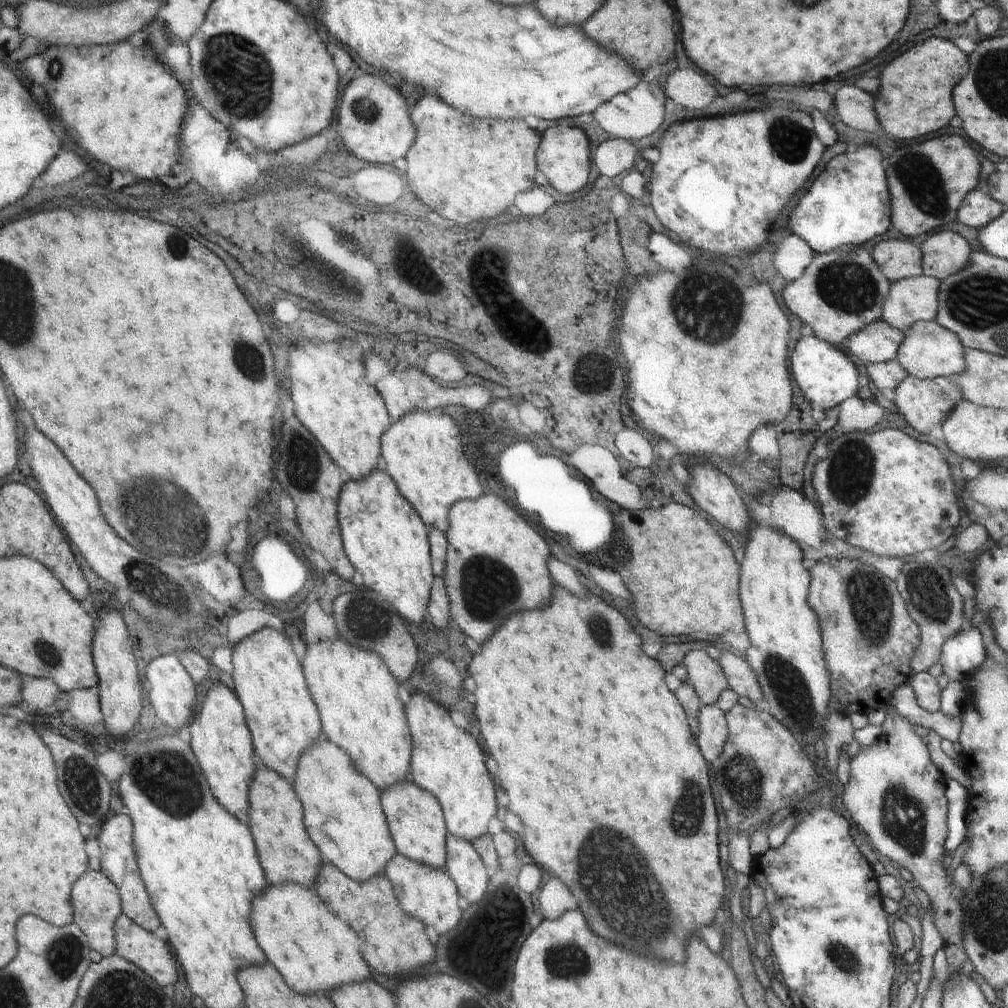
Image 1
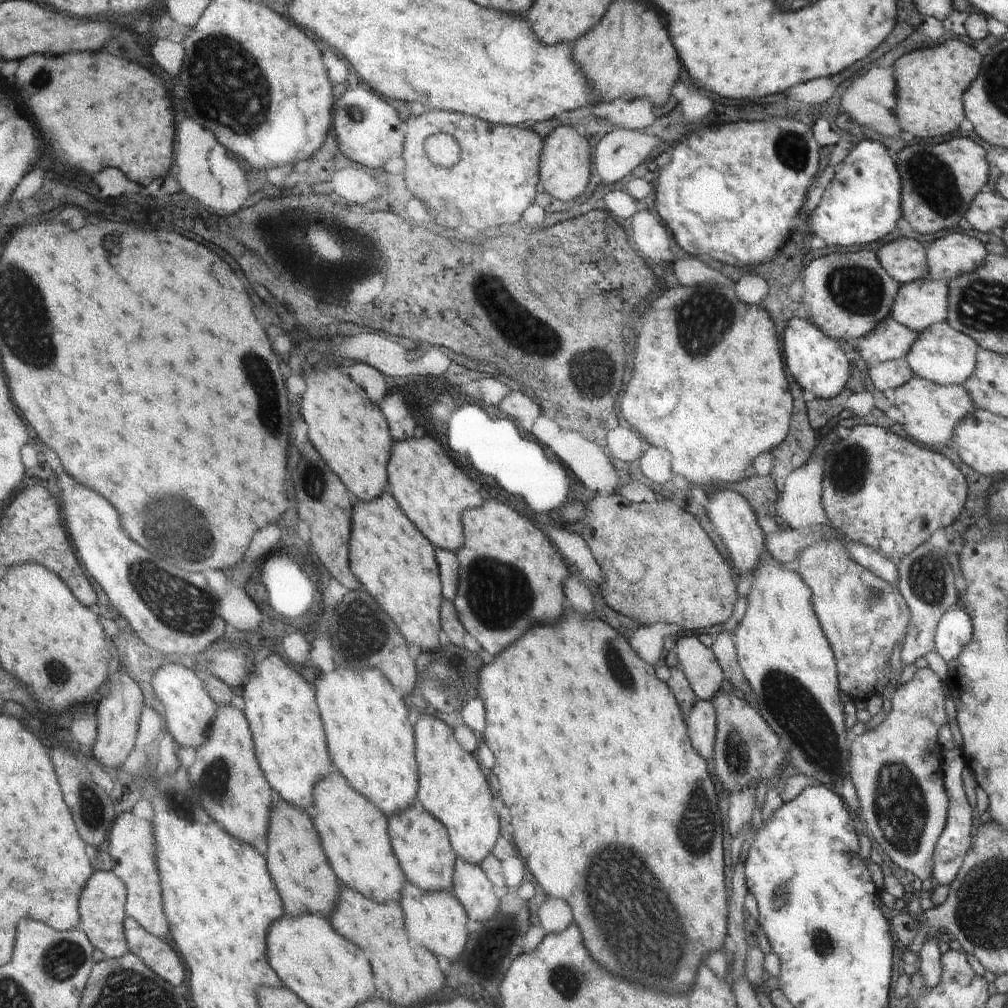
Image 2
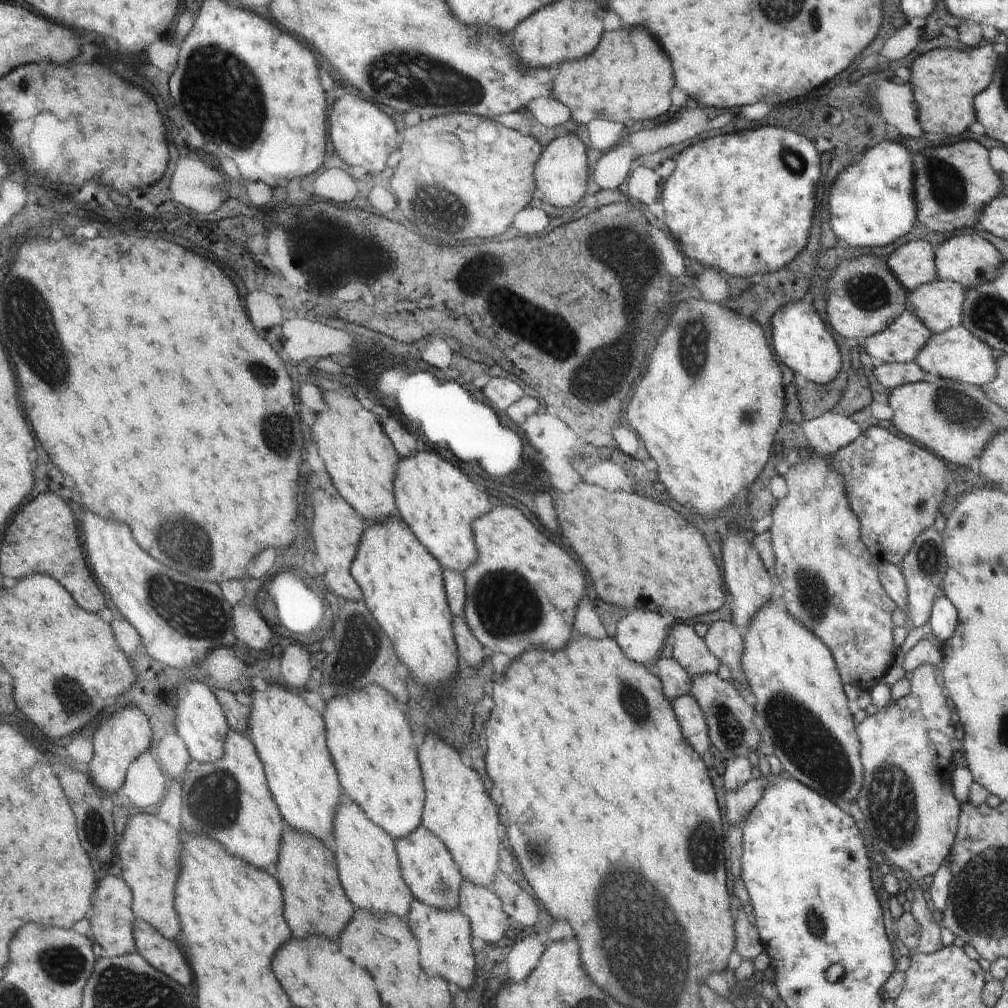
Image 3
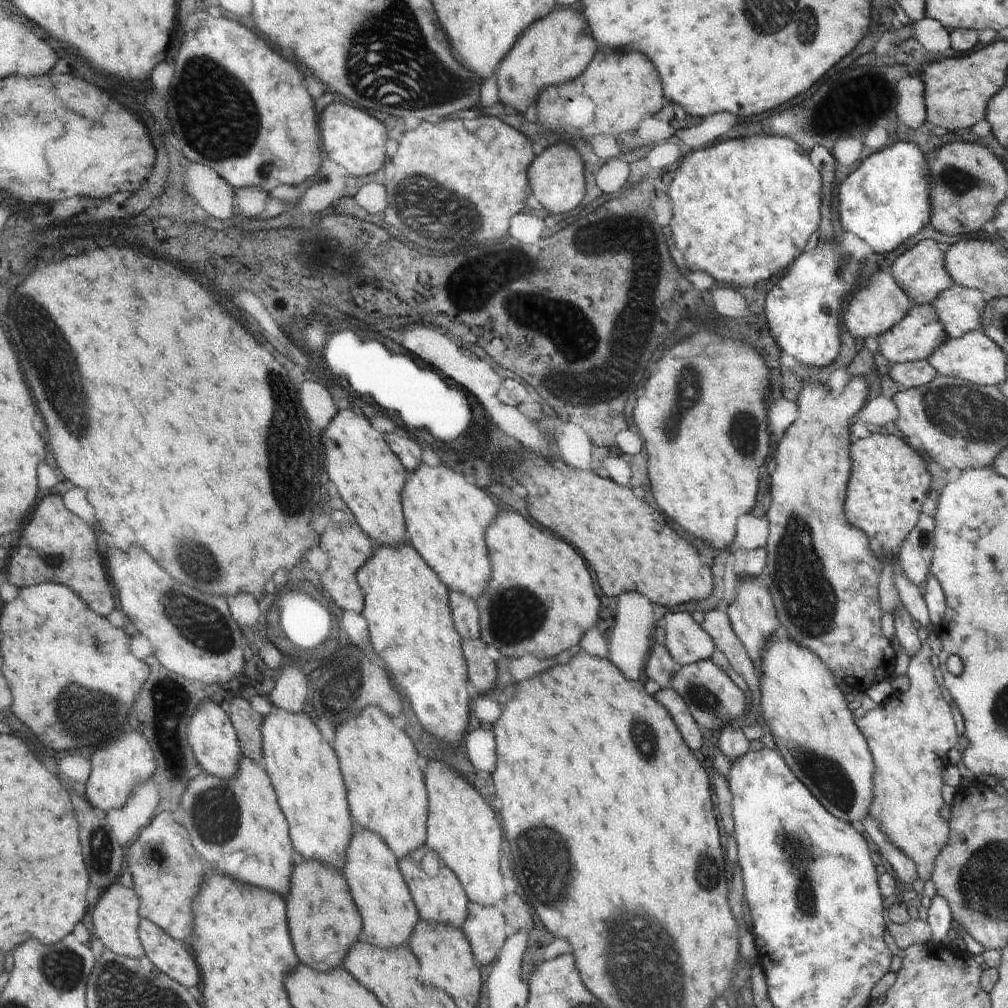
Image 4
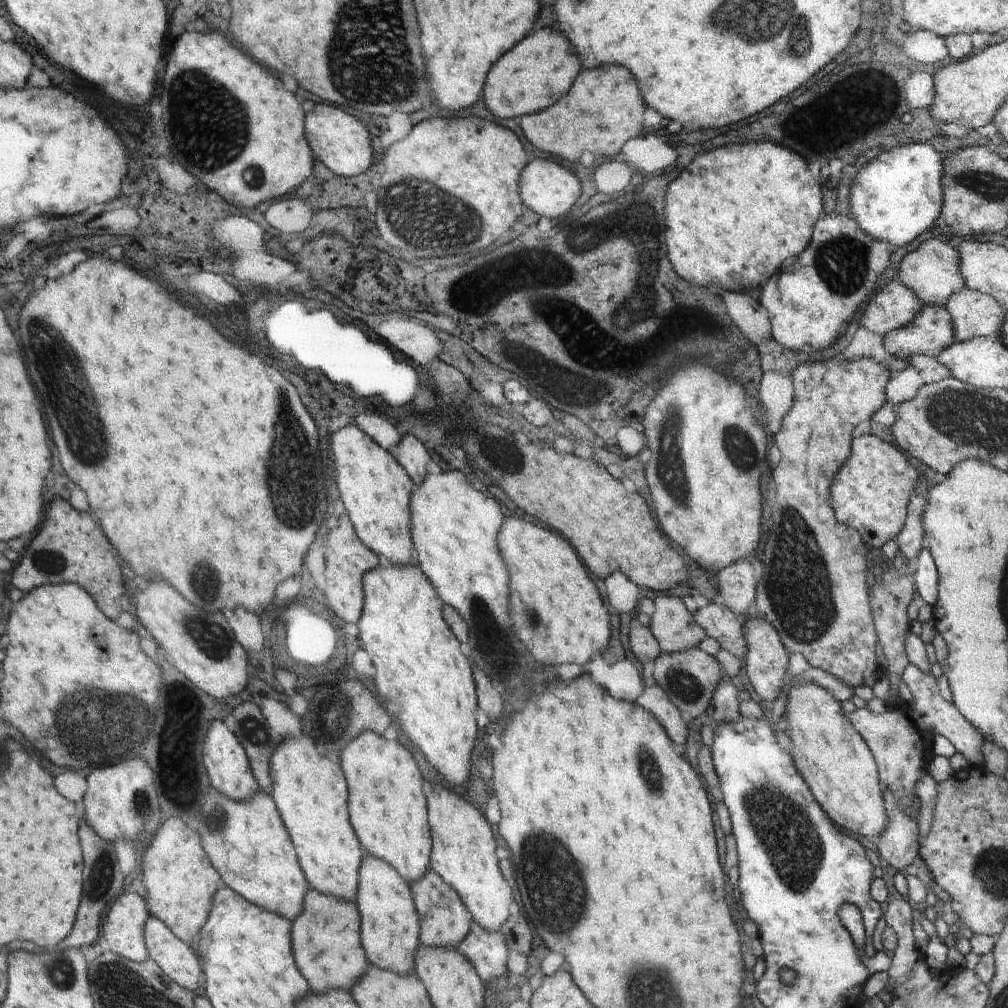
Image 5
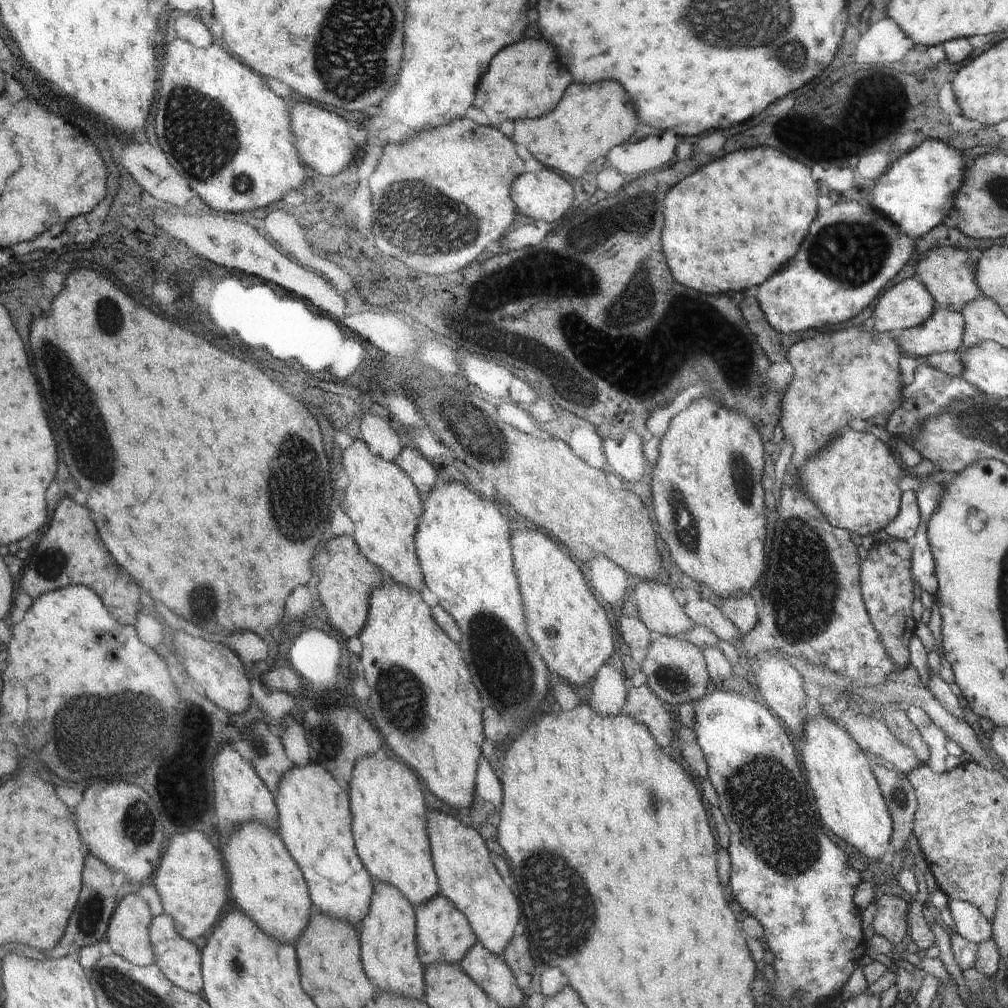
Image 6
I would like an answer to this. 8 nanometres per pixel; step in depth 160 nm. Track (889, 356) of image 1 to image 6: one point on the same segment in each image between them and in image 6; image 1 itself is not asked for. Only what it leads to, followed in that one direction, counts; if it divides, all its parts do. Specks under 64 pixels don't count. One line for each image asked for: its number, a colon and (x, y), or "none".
2: (891, 340)
3: (903, 340)
4: (918, 336)
5: (932, 331)
6: (944, 332)

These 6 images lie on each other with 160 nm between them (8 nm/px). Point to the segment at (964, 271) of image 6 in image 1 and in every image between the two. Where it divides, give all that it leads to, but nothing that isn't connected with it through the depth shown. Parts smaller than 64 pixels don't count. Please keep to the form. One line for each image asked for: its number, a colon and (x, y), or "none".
1: (897, 260)
2: (904, 259)
3: (912, 263)
4: (920, 271)
5: (932, 270)

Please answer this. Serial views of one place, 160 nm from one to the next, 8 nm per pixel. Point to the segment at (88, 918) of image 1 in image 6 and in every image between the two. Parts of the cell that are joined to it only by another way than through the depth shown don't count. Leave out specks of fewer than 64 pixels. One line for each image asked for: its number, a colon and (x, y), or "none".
2: (104, 912)
3: (113, 922)
4: (117, 922)
5: (124, 933)
6: (130, 931)

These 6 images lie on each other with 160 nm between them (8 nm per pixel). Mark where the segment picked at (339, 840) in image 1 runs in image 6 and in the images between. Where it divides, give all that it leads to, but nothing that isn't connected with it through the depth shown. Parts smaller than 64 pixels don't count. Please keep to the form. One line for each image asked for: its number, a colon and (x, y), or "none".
2: (356, 833)
3: (367, 855)
4: (387, 908)
5: (391, 932)
6: (389, 937)

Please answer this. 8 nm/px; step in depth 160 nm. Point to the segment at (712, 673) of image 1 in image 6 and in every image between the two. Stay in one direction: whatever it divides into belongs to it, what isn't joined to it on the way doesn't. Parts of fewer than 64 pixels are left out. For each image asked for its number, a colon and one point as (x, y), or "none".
2: (698, 662)
3: (691, 652)
4: (687, 642)
5: (675, 628)
6: (658, 609)

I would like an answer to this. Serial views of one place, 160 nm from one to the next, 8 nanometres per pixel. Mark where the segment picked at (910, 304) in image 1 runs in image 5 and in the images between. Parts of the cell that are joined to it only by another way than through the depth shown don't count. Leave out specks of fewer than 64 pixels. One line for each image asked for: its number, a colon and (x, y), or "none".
2: (919, 304)
3: (939, 304)
4: (961, 308)
5: (975, 314)

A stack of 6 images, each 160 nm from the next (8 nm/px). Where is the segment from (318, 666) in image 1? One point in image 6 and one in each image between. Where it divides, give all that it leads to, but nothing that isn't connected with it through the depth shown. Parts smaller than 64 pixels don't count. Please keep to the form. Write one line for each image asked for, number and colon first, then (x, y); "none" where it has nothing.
2: (371, 741)
3: (370, 741)
4: (387, 794)
5: (387, 806)
6: (389, 828)

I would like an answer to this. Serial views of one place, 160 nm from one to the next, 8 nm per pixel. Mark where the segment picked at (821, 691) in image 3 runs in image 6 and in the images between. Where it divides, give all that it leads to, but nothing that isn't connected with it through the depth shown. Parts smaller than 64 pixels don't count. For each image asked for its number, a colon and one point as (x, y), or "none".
4: (813, 729)
5: (832, 756)
6: (850, 799)

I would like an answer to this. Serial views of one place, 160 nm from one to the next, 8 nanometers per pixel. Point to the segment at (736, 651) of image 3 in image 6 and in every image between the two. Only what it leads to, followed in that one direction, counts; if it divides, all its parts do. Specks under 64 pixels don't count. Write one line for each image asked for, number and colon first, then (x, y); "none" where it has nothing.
4: (716, 623)
5: (719, 622)
6: (702, 612)

